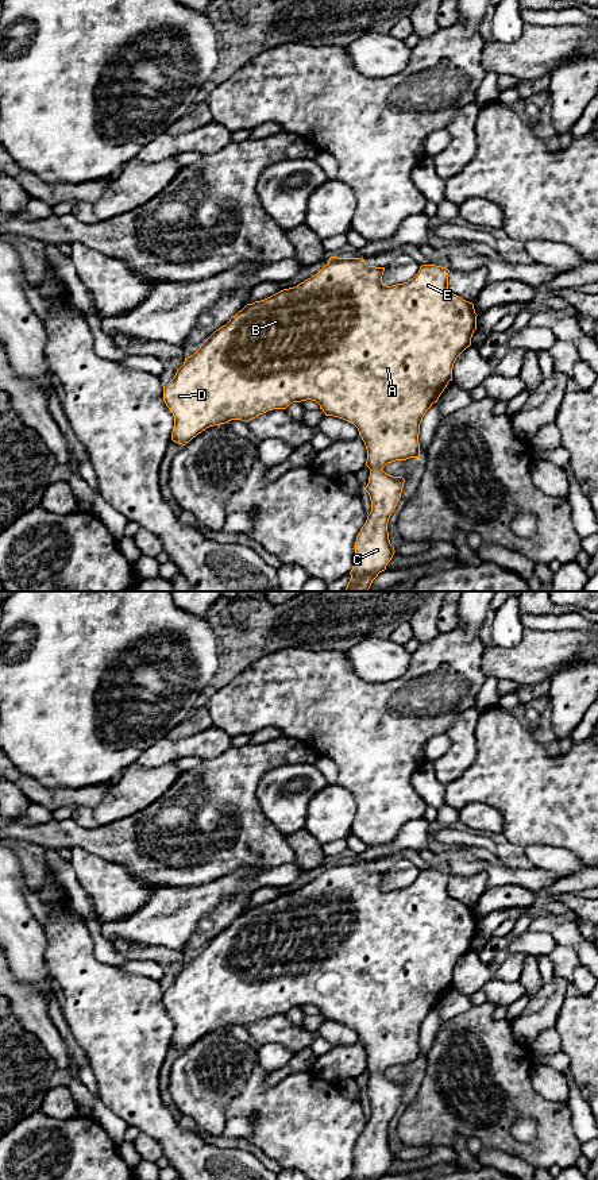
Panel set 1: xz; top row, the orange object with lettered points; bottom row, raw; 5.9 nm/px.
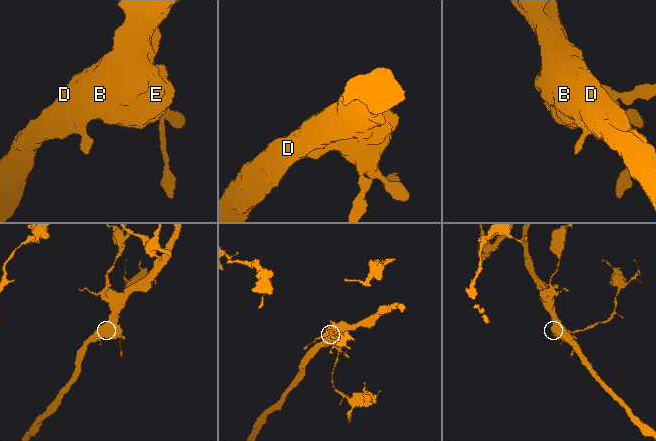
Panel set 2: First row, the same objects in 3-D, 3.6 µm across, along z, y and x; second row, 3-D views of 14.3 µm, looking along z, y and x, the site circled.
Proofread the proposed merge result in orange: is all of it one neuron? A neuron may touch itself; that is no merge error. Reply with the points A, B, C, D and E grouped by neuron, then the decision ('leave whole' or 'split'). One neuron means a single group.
groups A B C D E; leave whole

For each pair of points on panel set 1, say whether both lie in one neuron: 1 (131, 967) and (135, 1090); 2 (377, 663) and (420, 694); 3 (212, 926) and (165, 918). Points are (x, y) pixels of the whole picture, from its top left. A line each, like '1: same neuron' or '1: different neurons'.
1: different neurons
2: different neurons
3: different neurons

